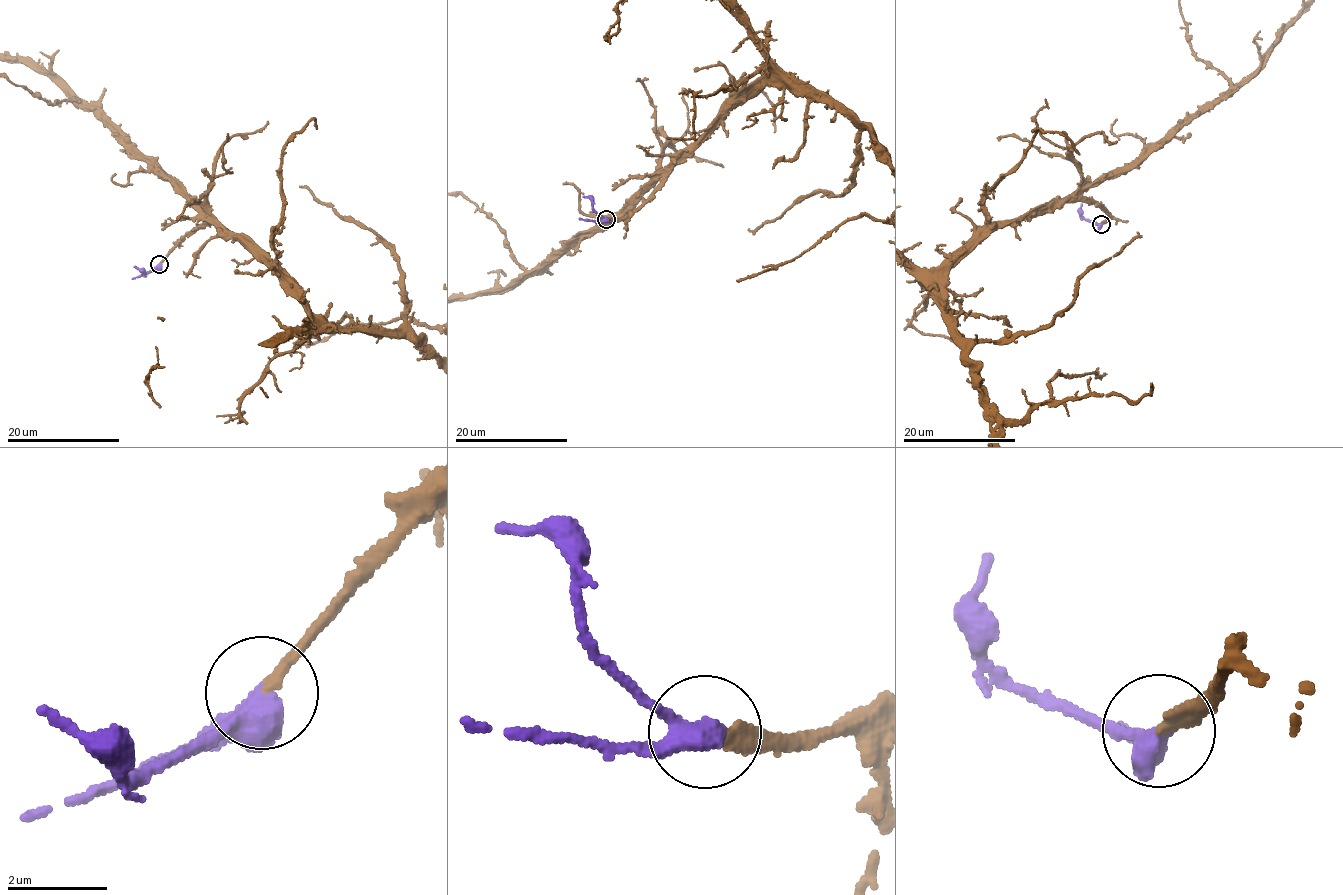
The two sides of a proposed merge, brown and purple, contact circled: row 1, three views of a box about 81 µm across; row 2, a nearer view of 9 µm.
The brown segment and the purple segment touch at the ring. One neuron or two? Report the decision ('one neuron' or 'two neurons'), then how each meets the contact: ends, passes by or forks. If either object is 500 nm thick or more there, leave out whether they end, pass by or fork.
one neuron; brown ends there; purple passes by

